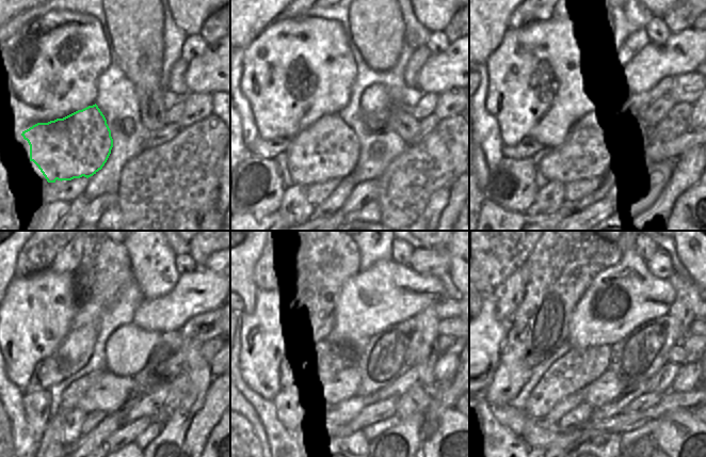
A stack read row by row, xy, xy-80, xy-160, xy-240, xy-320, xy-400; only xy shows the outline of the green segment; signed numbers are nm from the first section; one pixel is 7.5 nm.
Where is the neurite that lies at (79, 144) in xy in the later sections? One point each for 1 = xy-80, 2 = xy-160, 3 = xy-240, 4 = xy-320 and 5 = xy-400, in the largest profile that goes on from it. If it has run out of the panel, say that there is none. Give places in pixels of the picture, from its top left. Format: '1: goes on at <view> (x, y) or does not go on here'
1: goes on at xy-80 (329, 150)
2: goes on at xy-160 (584, 153)
3: goes on at xy-240 (109, 393)
4: goes on at xy-320 (348, 382)
5: goes on at xy-400 (606, 389)

